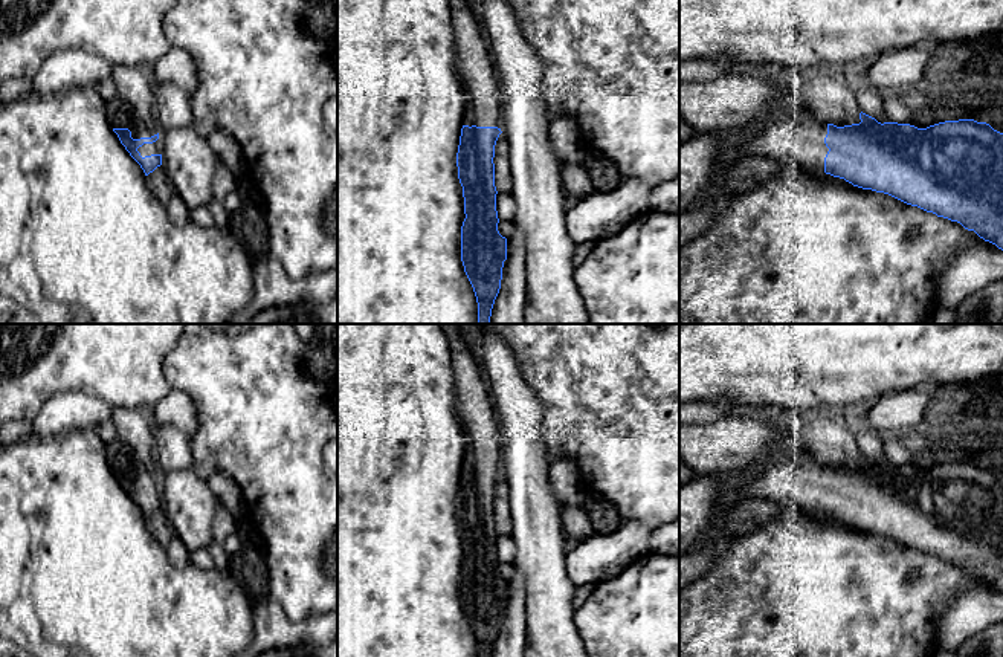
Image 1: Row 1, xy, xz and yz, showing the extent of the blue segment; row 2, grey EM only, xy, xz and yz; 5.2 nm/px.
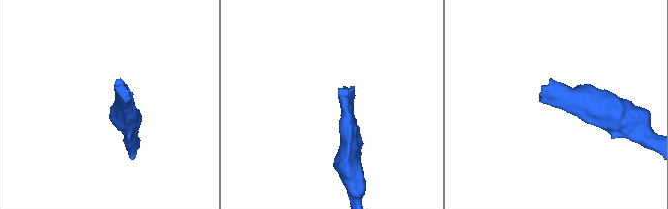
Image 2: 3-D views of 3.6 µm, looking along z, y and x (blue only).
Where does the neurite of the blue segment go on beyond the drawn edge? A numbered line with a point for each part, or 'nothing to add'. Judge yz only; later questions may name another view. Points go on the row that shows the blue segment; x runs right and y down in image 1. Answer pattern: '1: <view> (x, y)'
1: yz (796, 135)

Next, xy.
1: xy (121, 115)

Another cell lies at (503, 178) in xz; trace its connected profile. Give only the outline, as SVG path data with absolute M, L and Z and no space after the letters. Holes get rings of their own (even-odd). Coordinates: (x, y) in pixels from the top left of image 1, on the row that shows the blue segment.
M501 133L495 145L495 186L498 193L511 193L513 177L510 173L510 145Z

